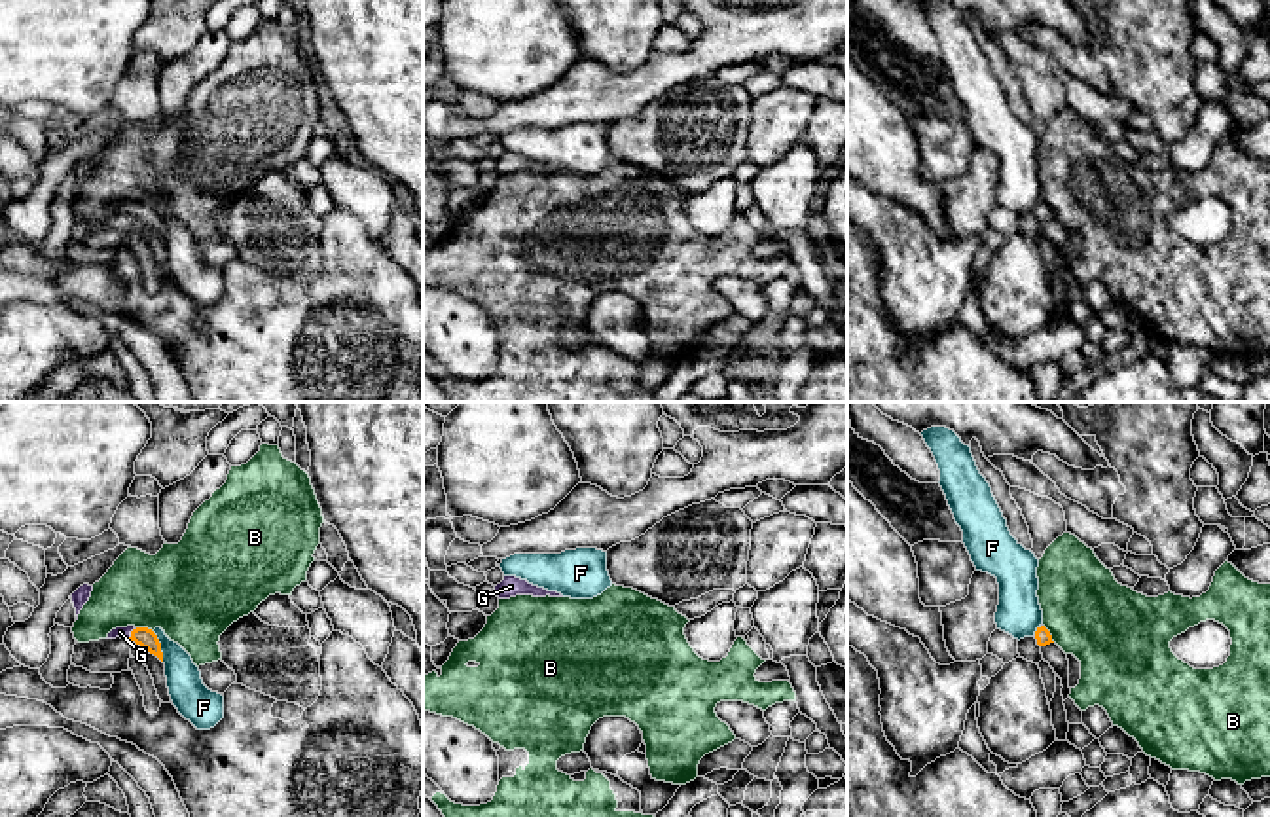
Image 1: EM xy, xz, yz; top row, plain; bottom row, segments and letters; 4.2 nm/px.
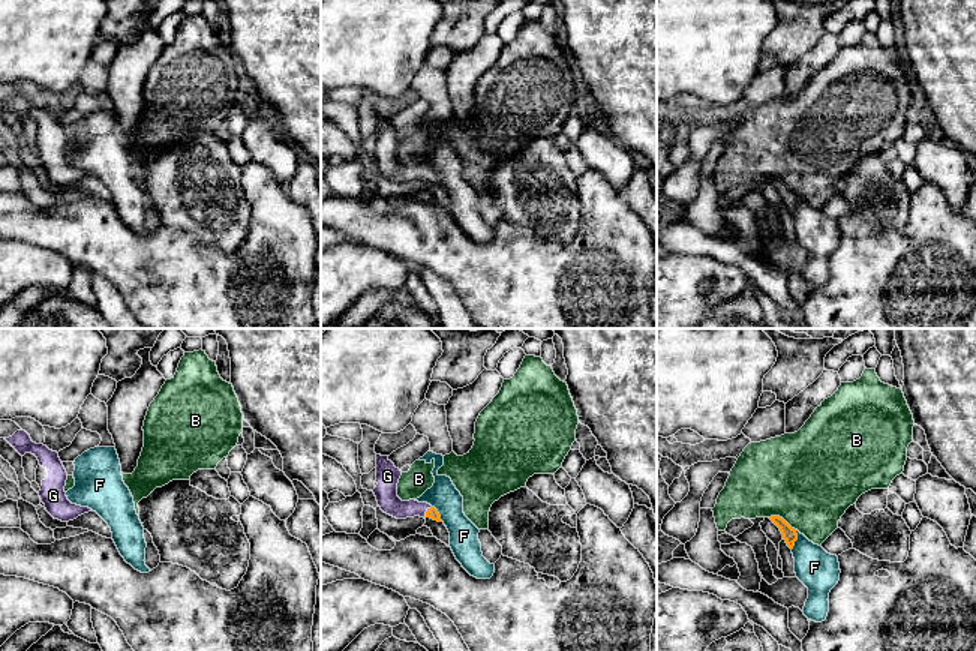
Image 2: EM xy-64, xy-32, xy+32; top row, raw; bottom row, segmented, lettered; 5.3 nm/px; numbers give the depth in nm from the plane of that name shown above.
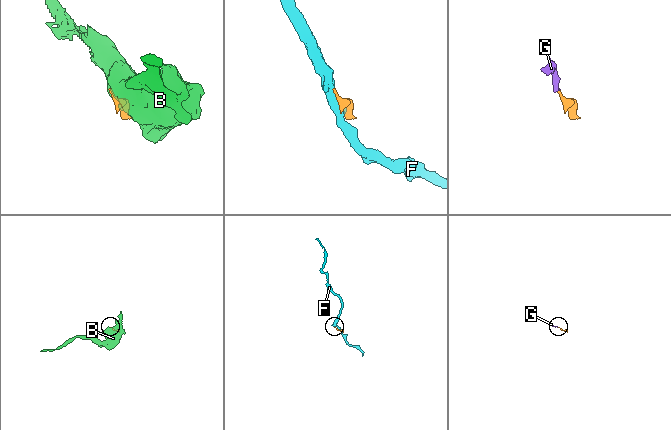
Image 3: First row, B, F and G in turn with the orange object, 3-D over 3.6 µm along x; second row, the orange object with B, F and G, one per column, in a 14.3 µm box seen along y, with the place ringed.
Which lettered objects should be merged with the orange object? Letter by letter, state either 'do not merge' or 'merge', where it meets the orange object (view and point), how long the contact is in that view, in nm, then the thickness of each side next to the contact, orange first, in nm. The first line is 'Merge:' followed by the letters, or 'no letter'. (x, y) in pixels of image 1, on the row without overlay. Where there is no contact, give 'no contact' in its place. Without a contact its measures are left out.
Merge: G
B: do not merge | yz (1049, 209) | 90 nm | 70/380 nm
F: do not merge | xy (160, 222) | 140 nm | 80/160 nm
G: merge | xy (131, 207) | 60 nm | 80/50 nm

